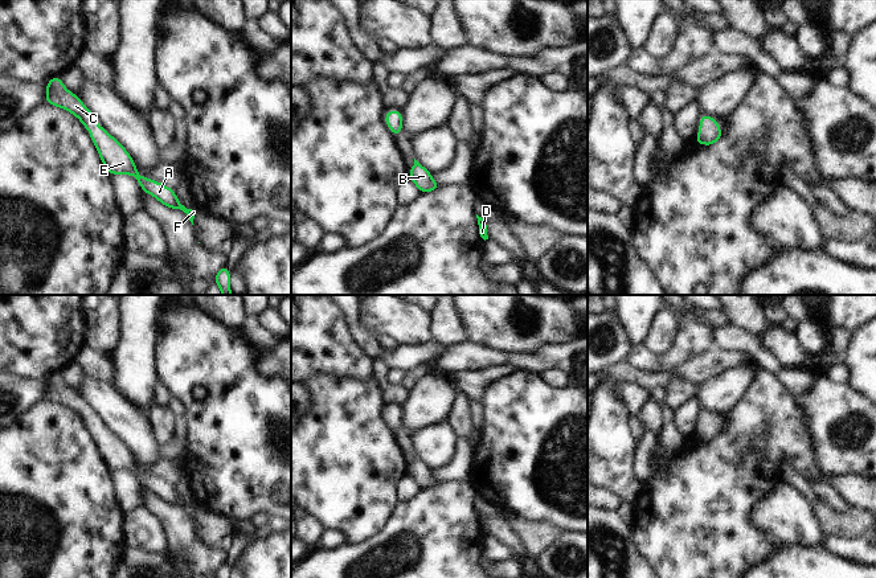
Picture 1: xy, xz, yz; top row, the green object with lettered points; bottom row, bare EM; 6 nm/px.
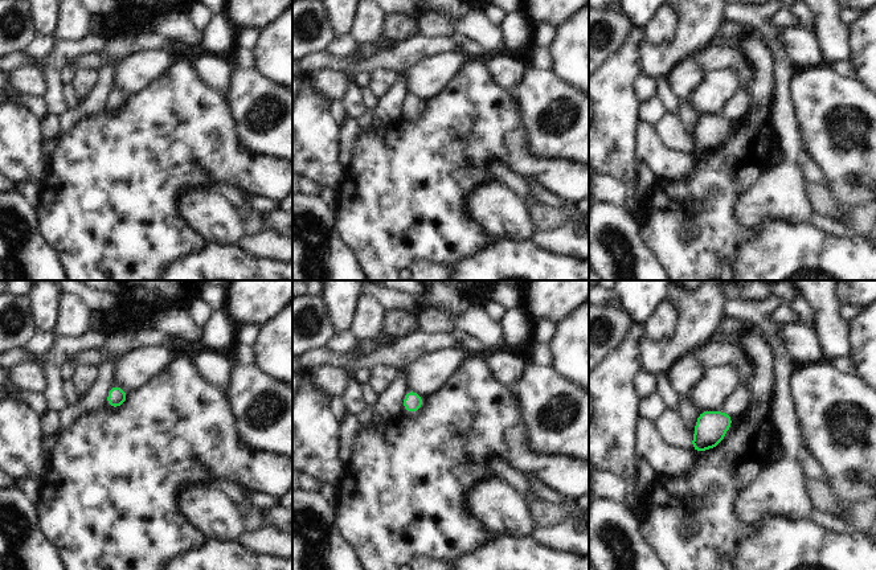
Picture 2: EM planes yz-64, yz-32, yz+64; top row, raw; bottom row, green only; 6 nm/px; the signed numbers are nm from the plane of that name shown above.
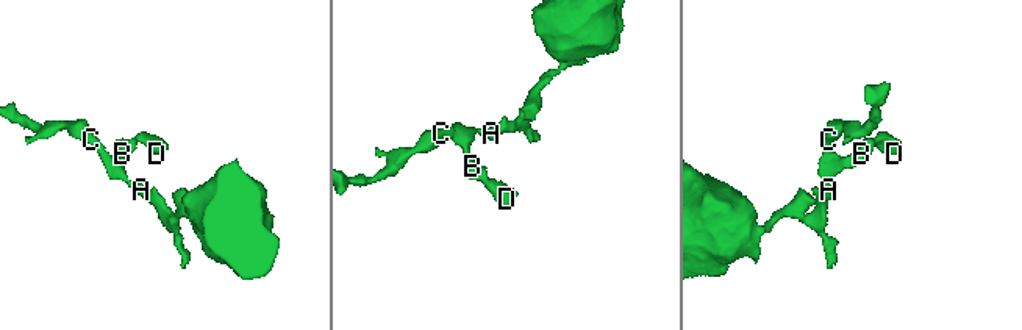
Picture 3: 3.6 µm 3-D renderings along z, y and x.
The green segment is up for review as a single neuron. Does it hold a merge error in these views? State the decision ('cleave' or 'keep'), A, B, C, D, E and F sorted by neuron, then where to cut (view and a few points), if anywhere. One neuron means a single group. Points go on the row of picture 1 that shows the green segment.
keep; groups A B C D E F; cut none

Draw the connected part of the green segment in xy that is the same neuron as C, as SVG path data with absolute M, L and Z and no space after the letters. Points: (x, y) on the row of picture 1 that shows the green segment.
M61 77L49 79L46 82L46 87L45 103L65 108L81 120L85 128L90 131L93 144L95 145L101 160L110 175L134 176L144 193L153 196L169 209L183 210L193 225L193 218L198 210L195 206L192 209L187 209L181 205L173 189L159 181L140 176L126 148L103 127L98 126L97 116L82 103L78 95L70 93L64 86Z

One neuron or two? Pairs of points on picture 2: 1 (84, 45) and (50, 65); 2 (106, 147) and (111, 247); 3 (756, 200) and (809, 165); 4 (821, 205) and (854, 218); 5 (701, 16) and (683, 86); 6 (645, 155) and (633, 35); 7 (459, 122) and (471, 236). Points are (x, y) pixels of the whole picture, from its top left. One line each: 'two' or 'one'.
1: one
2: one
3: two
4: one
5: two
6: two
7: one

